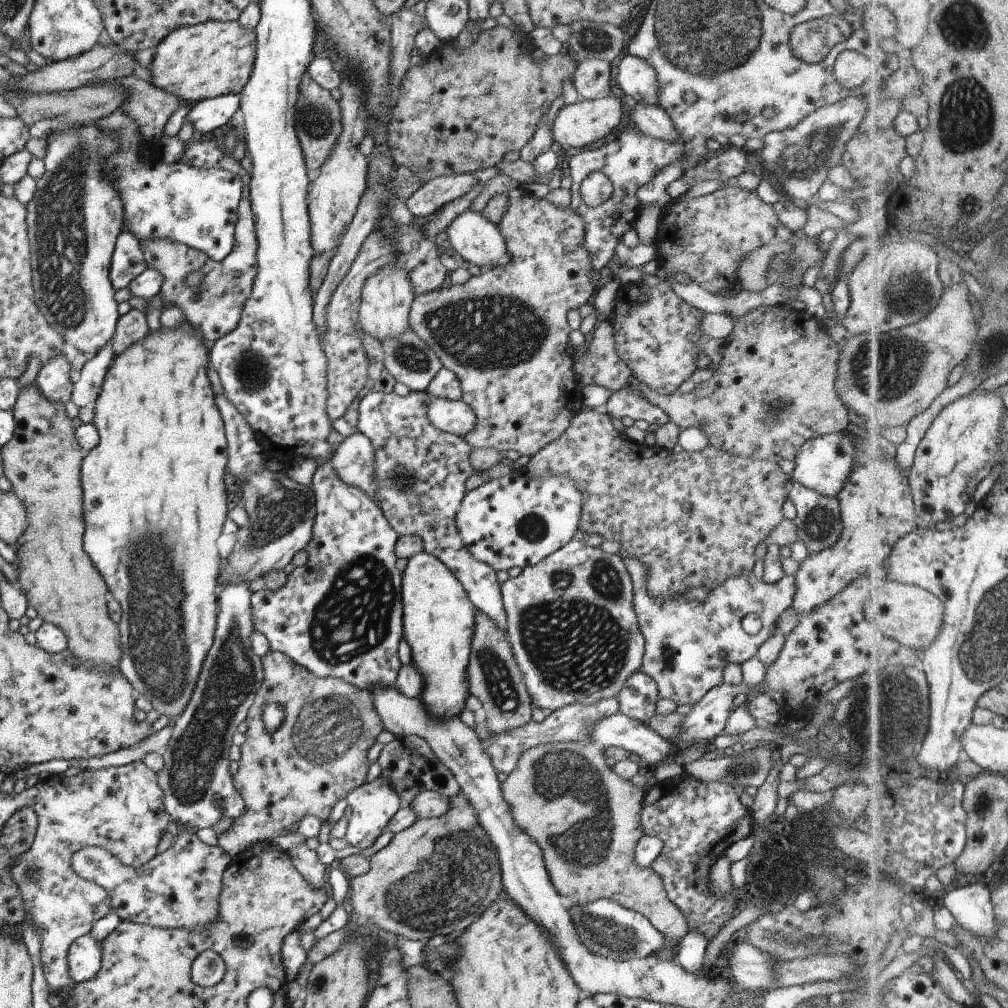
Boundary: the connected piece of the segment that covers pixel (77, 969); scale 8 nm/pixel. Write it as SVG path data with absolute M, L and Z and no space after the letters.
M81 935L68 946L66 963L69 978L80 983L93 978L100 967L100 943L87 935Z

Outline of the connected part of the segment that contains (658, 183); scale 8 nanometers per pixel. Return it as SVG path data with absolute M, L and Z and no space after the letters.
M678 162L665 165L660 168L645 184L636 190L638 202L652 204L663 208L670 197L665 193L665 187L669 182L682 176L681 165Z

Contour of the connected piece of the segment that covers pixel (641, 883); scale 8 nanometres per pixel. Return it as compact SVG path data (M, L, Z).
M576 742L570 743L554 743L553 745L539 745L521 754L514 769L509 772L505 780L500 782L500 793L503 800L509 807L509 814L511 815L513 824L522 832L525 833L537 846L541 849L542 859L545 870L550 878L554 889L563 897L567 907L586 905L592 903L597 899L609 899L622 907L632 911L637 911L637 914L642 914L653 925L655 930L660 931L663 937L670 940L670 946L664 947L655 956L661 960L671 960L673 958L672 946L677 945L680 938L687 932L686 920L681 914L681 911L672 904L666 897L665 889L662 888L660 877L655 874L651 867L637 866L634 863L634 848L641 835L644 834L640 825L640 808L644 797L644 792L639 787L635 787L630 781L619 778L611 769L605 764L604 749L595 744L580 745Z

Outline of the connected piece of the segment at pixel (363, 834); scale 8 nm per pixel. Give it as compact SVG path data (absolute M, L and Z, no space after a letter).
M379 776L371 782L364 782L361 786L350 790L344 799L352 810L344 838L348 843L347 846L356 846L361 849L371 846L375 838L385 832L386 822L389 822L393 813L401 807L394 788Z

